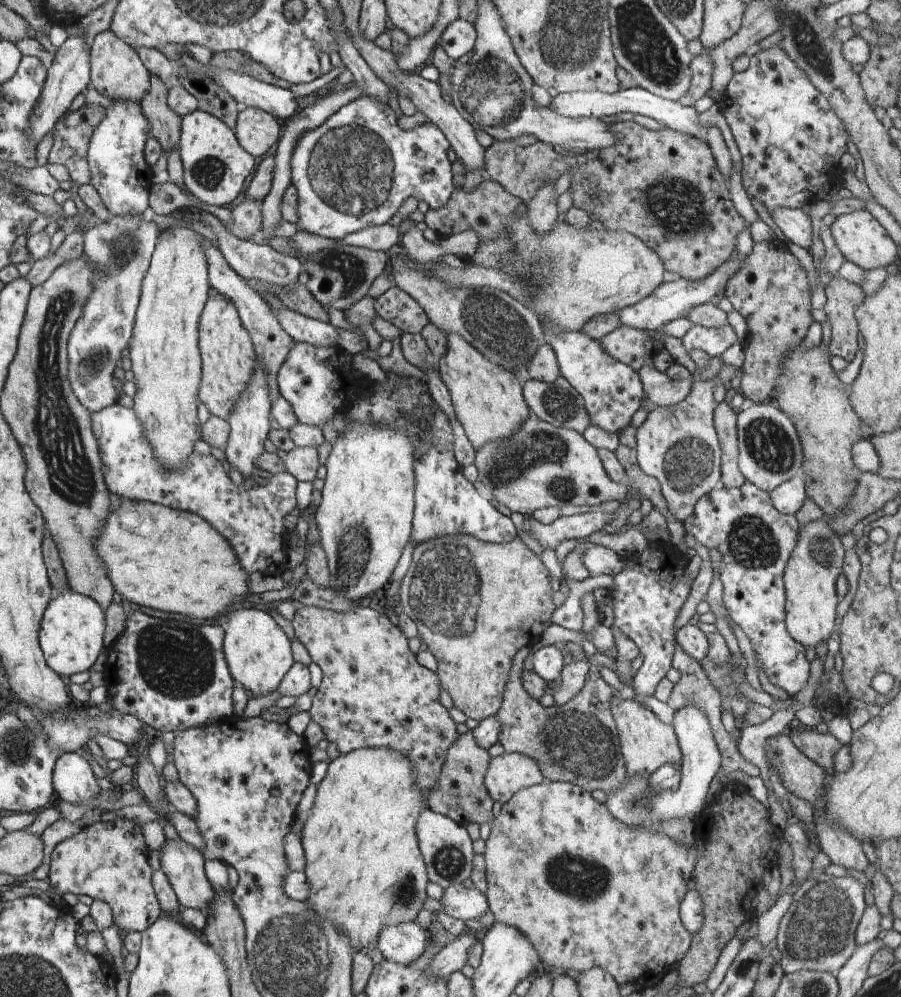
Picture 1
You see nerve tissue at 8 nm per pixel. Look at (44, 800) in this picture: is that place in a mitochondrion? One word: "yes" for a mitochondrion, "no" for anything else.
no

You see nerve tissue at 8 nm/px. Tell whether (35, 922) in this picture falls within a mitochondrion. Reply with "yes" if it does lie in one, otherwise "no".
no

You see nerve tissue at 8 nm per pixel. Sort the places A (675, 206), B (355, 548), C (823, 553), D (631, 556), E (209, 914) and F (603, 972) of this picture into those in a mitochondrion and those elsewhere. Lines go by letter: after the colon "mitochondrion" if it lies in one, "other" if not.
A: mitochondrion
B: mitochondrion
C: mitochondrion
D: other
E: other
F: other

